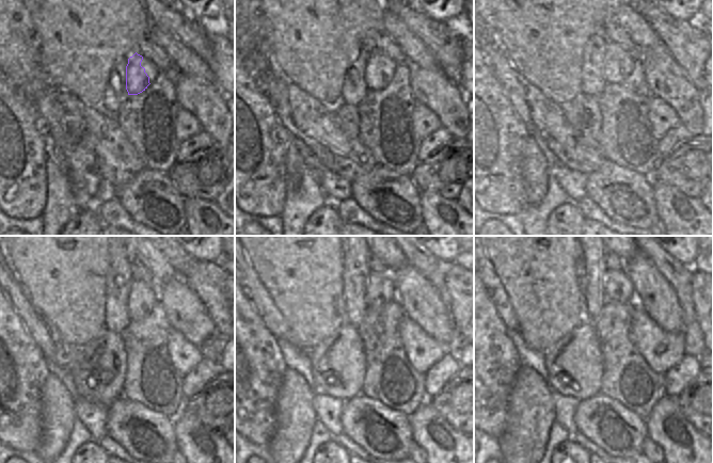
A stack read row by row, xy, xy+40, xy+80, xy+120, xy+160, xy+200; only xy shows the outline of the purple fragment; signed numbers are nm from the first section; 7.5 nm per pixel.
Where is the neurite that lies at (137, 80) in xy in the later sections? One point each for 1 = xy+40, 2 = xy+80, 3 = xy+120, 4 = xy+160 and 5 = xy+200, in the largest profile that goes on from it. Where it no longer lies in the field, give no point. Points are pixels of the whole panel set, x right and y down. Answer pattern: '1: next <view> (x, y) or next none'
1: next xy+40 (376, 78)
2: next xy+80 (613, 73)
3: next xy+120 (136, 310)
4: next xy+160 (375, 291)
5: next xy+200 (613, 289)

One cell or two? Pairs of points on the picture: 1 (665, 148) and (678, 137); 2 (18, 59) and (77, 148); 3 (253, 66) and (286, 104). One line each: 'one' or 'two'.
1: one
2: one
3: two

